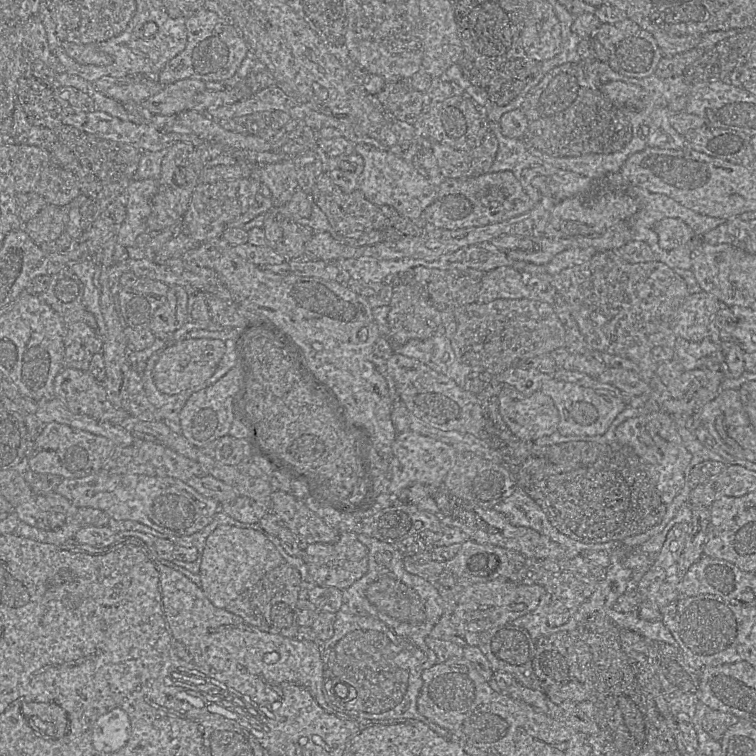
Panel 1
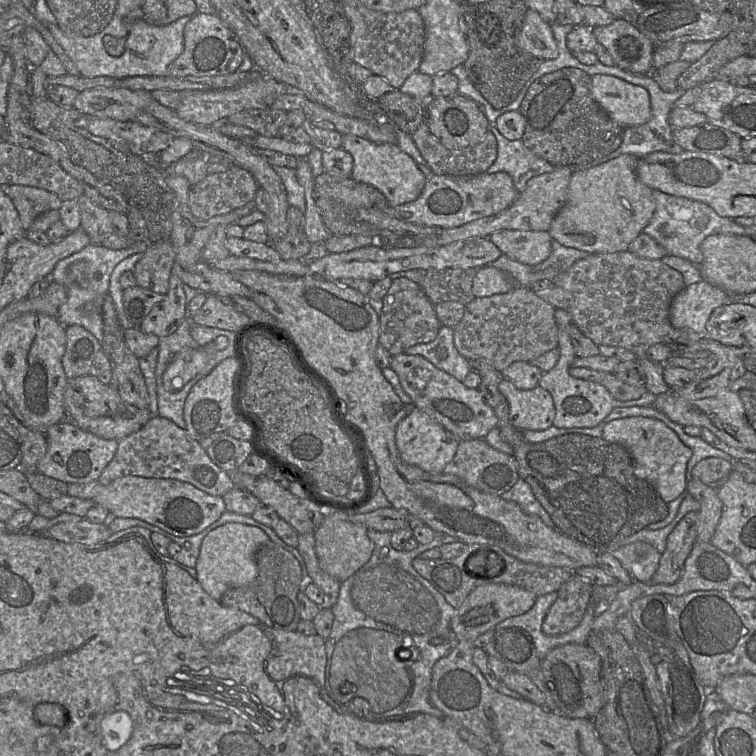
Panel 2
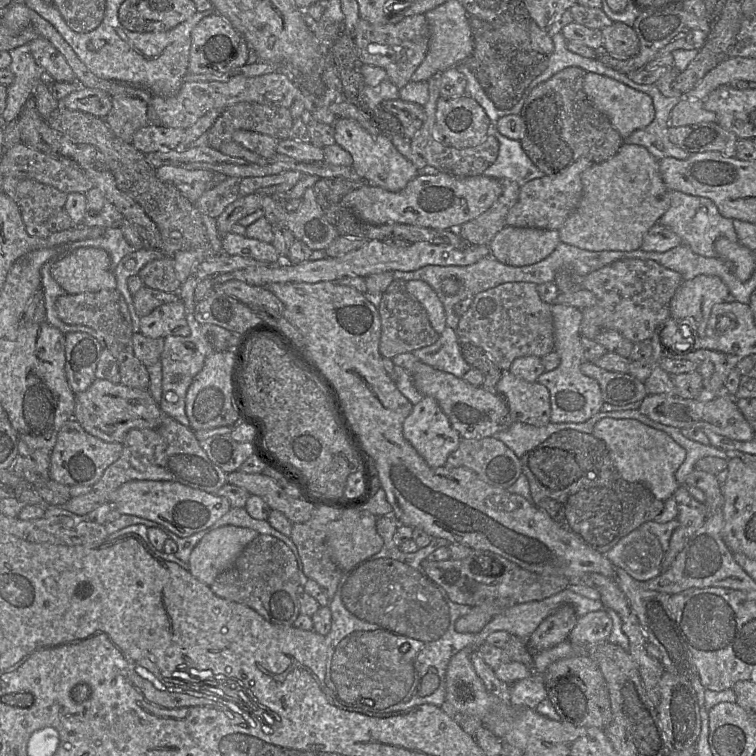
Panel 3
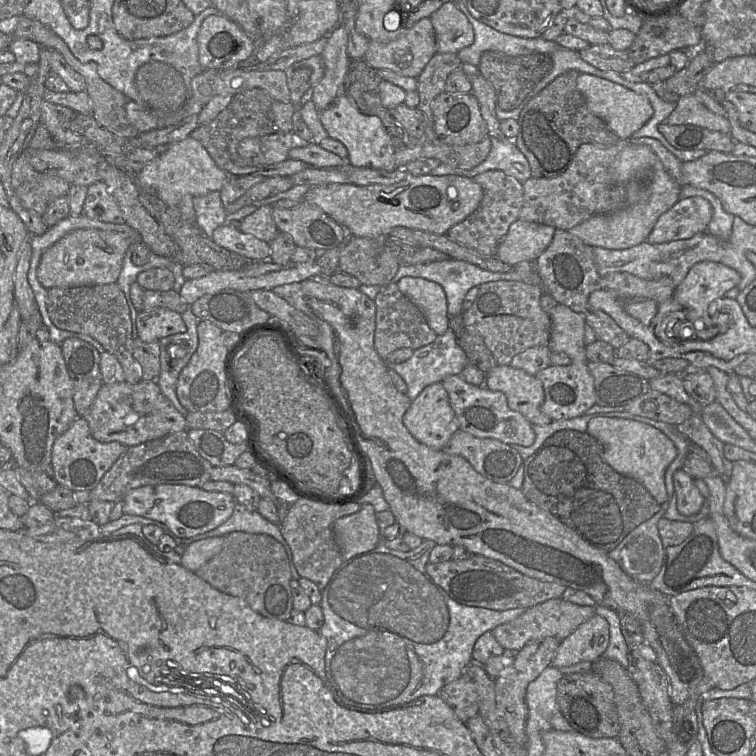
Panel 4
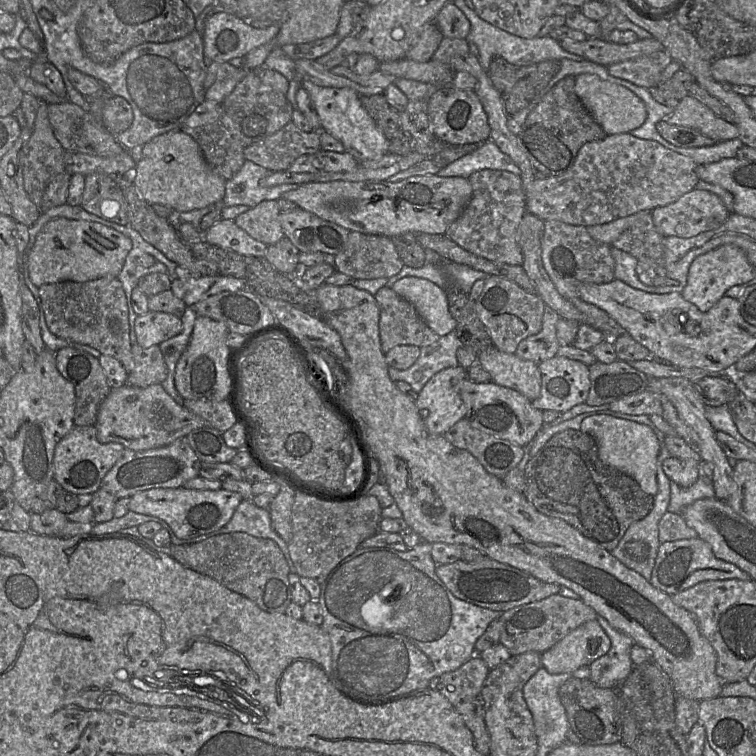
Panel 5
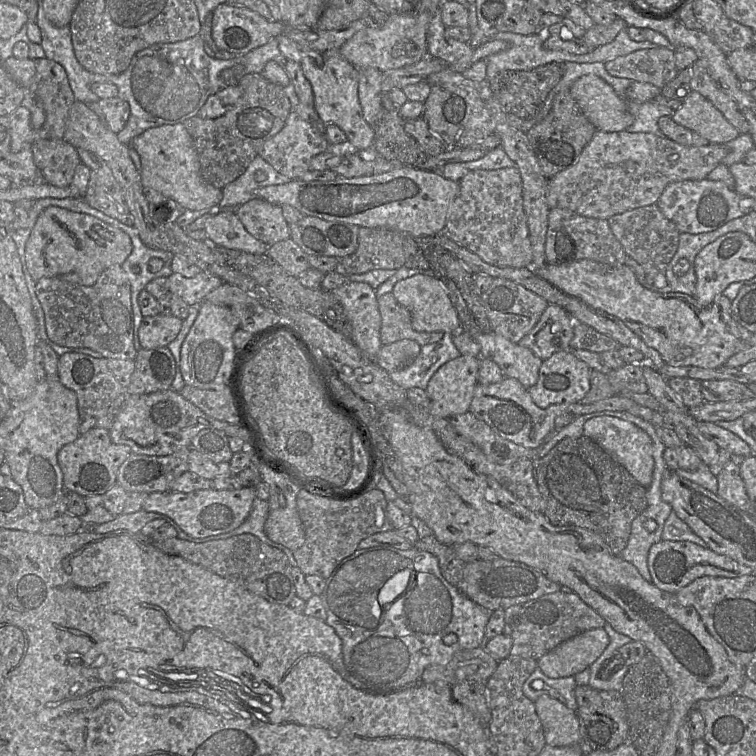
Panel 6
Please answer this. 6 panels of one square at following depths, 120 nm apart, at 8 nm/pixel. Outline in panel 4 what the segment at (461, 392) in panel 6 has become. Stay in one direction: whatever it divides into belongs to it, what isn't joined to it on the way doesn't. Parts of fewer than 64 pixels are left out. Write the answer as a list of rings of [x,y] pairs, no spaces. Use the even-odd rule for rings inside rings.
[[[441,382],[425,387],[403,416],[411,435],[433,450],[442,450],[458,430],[458,420]]]

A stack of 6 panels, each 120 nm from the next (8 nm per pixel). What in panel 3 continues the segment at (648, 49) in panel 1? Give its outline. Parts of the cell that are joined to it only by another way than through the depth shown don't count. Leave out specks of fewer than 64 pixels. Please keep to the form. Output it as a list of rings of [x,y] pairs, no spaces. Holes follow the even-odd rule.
[[[621,22],[601,30],[603,47],[602,51],[620,60],[635,56],[639,51],[639,39],[631,26]]]

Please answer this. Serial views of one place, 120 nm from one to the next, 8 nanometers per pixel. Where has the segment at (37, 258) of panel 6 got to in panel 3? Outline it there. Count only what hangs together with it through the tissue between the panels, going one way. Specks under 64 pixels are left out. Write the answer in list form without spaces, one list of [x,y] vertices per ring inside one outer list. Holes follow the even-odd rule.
[[[78,248],[53,263],[53,279],[68,294],[116,289],[109,254],[100,248]]]

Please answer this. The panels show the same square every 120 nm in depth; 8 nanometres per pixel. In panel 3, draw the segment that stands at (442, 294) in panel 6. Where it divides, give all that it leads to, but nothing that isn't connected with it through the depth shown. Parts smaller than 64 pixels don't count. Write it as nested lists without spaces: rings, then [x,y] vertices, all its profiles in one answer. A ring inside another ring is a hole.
[[[421,280],[406,281],[406,289],[411,296],[415,297],[422,304],[433,329],[438,334],[441,334],[447,326],[446,314],[443,303],[434,289]]]

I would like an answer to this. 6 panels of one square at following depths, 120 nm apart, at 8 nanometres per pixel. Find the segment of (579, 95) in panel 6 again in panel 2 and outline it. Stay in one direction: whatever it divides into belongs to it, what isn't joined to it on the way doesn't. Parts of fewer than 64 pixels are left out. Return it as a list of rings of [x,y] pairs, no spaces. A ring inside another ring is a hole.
[[[591,76],[591,95],[612,121],[622,128],[642,125],[651,118],[649,92],[615,76]]]

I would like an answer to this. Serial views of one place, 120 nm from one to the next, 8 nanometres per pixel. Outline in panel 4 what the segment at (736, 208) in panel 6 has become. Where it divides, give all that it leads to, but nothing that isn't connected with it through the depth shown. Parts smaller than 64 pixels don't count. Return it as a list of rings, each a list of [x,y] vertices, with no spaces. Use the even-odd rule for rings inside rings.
[[[703,197],[679,199],[657,219],[646,241],[660,244],[691,238],[706,231],[712,215],[712,205]]]

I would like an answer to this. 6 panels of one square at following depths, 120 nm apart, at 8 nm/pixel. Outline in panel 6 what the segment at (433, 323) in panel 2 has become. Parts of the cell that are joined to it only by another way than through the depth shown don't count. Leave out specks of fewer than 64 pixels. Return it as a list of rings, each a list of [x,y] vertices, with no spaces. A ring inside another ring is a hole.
[[[392,292],[380,296],[378,306],[381,315],[382,345],[410,339],[424,346],[439,342],[444,336],[445,332],[417,332],[414,330],[410,312],[396,300]]]

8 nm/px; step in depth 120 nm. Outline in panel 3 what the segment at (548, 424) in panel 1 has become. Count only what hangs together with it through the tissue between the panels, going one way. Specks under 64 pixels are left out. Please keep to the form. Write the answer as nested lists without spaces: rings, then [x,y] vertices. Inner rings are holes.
[[[509,371],[503,372],[496,392],[505,399],[513,421],[534,426],[551,422],[550,393],[538,381],[528,382]]]

